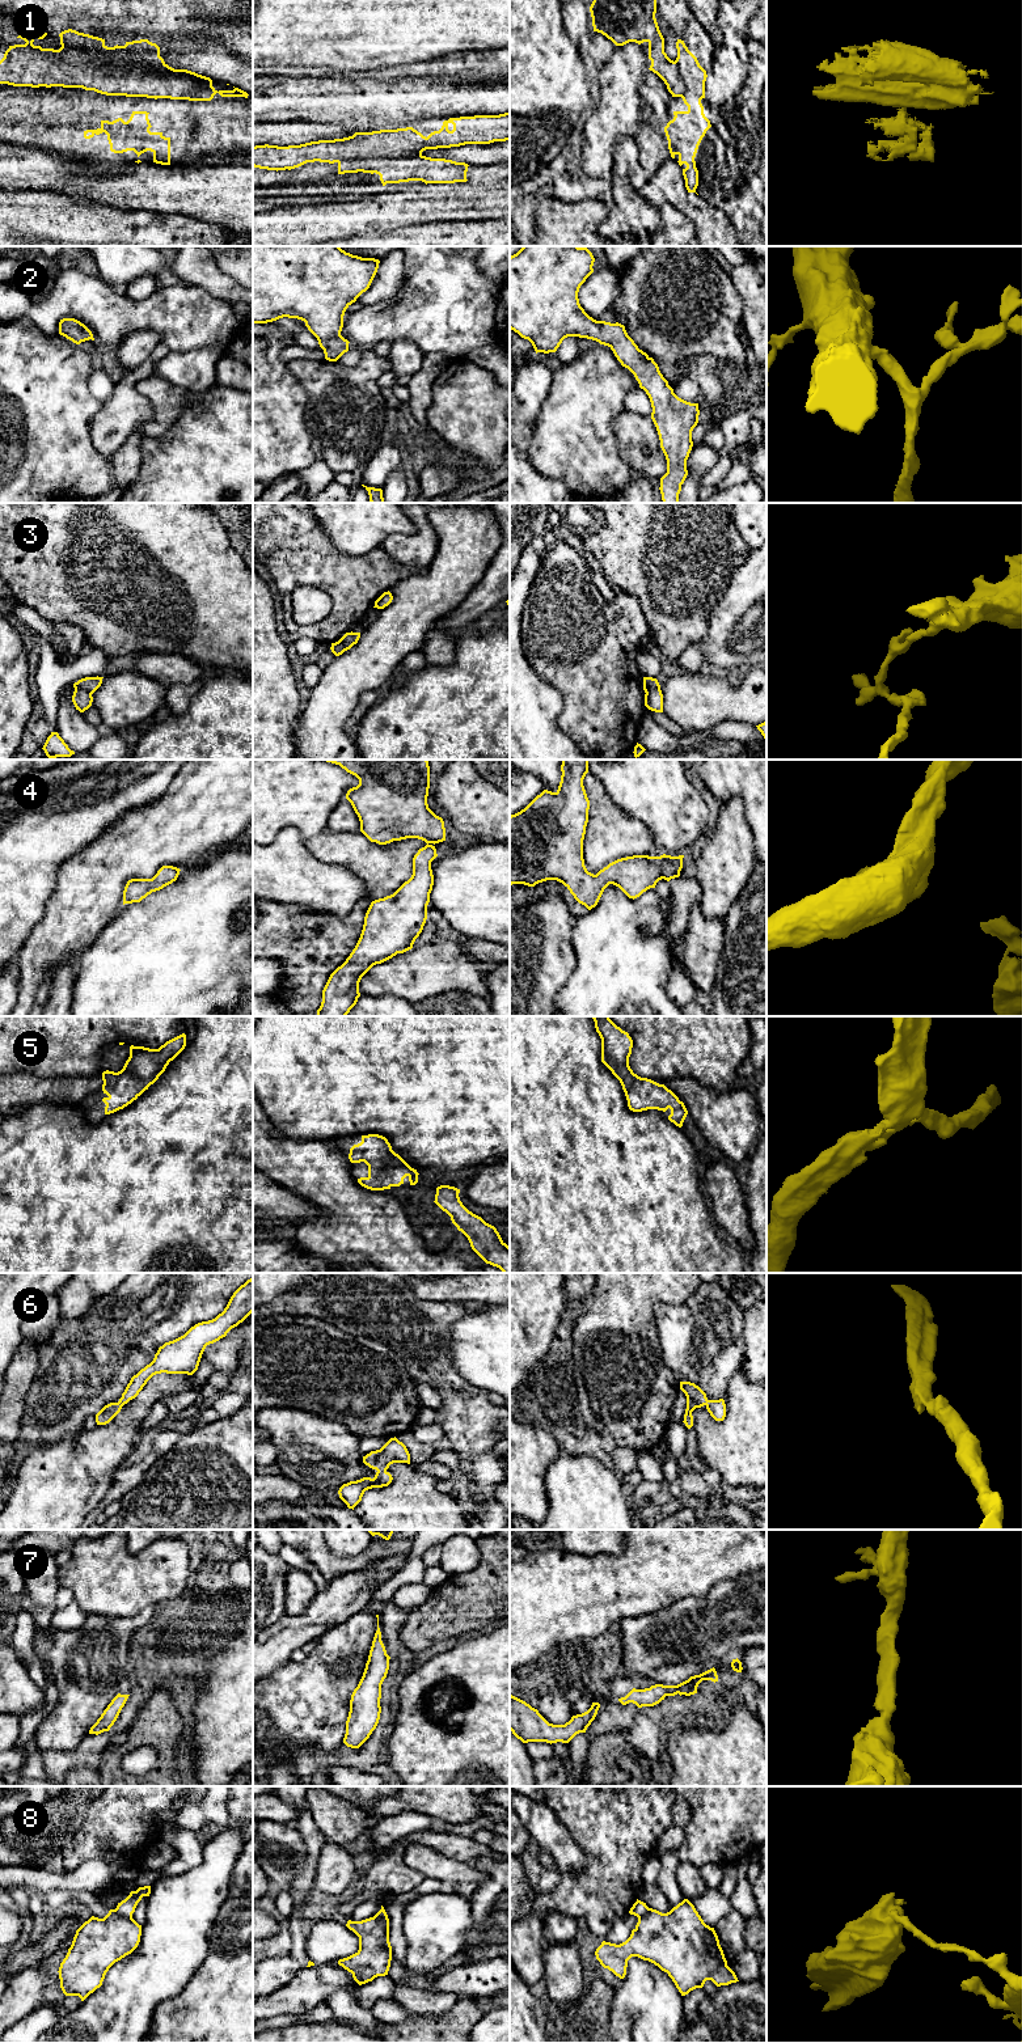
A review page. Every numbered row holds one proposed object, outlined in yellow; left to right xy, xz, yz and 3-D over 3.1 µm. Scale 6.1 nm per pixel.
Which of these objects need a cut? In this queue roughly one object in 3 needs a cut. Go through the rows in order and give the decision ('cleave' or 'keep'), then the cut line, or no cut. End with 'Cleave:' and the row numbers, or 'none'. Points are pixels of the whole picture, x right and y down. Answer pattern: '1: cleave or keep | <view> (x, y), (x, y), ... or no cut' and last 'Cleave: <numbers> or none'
1: cleave | xy (62, 45), (79, 50), (93, 63), (185, 73), (211, 87)
2: keep | no cut
3: cleave | xy (75, 688), (83, 688), (91, 694)
4: keep | no cut
5: keep | no cut
6: keep | no cut
7: keep | no cut
8: cleave | xy (115, 1908), (121, 1915), (131, 1917)
Cleave: 1, 3, 8

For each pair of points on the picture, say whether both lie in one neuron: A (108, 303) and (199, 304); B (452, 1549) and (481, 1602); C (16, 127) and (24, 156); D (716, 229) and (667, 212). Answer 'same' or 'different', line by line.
A: same
B: different
C: different
D: different

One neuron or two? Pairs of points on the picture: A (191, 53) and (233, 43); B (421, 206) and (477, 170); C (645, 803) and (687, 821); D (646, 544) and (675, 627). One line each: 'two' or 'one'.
A: two
B: two
C: one
D: one

